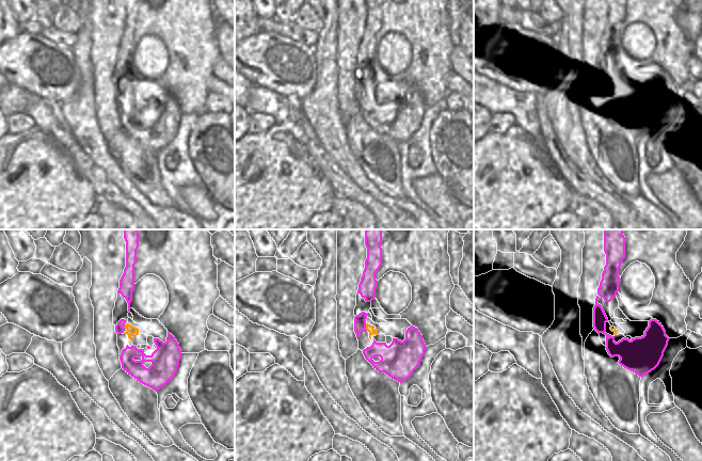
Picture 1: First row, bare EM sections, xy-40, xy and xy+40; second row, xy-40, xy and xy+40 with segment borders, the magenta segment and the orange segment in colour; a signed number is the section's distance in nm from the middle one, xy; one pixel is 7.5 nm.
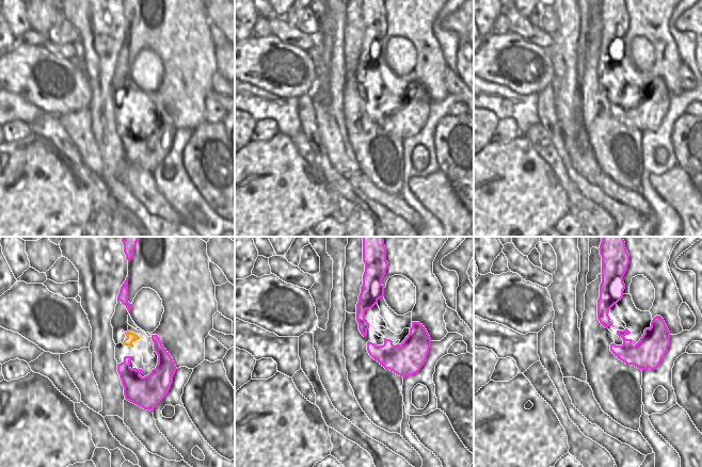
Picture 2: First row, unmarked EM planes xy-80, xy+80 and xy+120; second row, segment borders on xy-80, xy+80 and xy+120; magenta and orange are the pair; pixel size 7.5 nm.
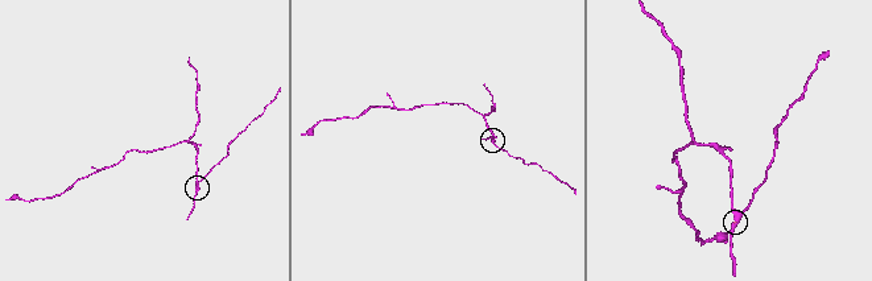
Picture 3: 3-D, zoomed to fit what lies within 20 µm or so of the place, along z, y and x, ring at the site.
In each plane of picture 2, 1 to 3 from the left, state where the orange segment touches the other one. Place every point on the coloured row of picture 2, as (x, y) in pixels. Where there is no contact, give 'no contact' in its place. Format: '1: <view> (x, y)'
1: no contact
2: no contact
3: no contact

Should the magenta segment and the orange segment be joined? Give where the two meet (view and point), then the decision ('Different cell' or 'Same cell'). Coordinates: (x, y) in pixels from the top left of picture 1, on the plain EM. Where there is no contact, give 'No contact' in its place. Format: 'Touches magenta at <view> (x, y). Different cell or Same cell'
Touches magenta at xy (365, 88). Same cell.

